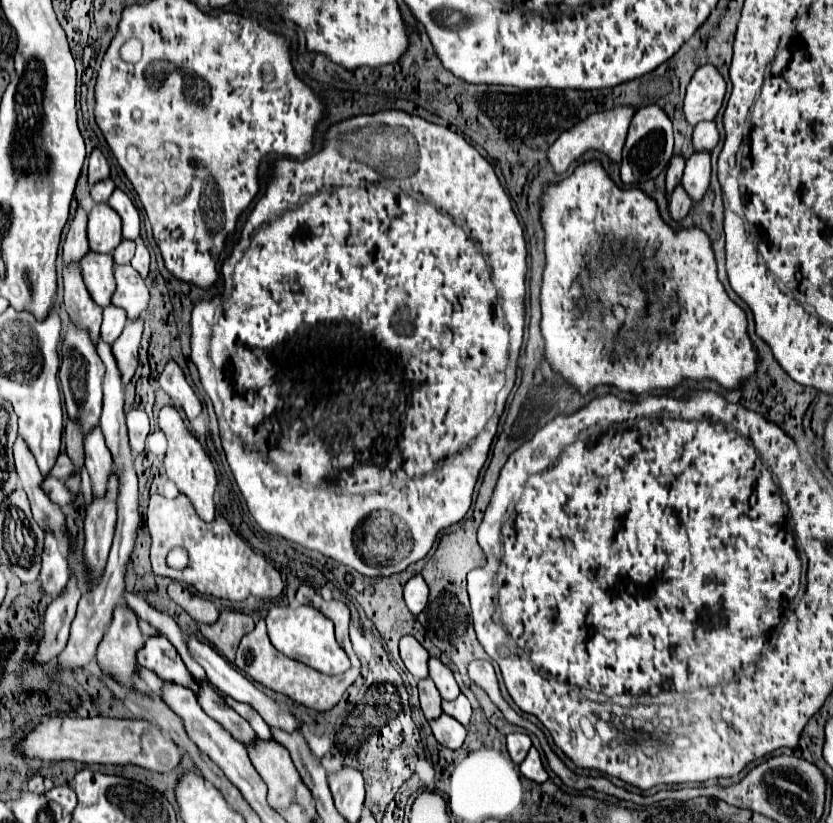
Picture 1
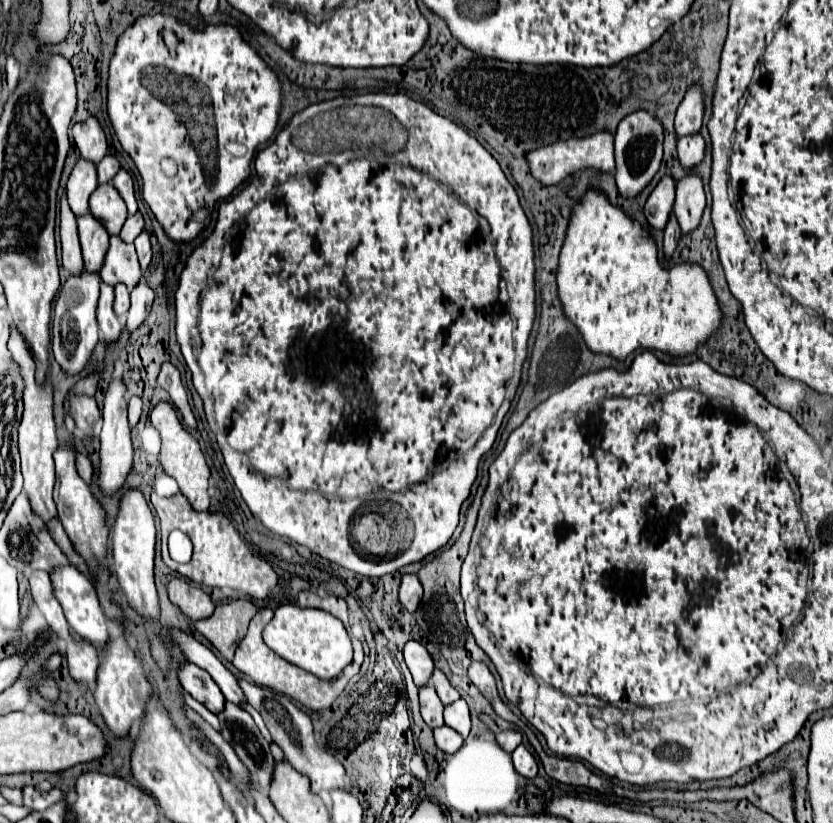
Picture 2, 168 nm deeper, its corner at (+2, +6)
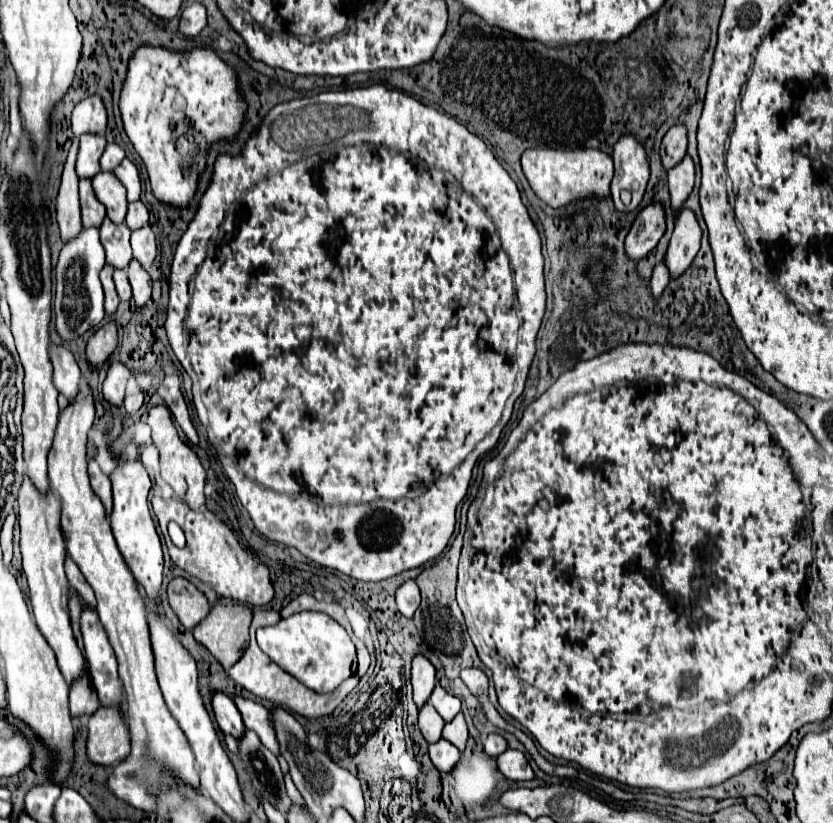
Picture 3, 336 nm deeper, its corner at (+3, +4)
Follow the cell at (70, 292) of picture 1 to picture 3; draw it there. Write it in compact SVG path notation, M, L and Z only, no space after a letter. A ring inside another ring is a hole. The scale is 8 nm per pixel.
M73 138L73 144L69 148L69 156L63 170L63 180L57 196L57 222L61 226L61 238L69 240L81 230L81 206L79 206L79 192L77 182L79 176L75 172L75 160L77 160L77 142L79 138Z

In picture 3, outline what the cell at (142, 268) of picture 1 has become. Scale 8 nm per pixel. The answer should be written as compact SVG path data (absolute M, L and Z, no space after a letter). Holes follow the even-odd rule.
M145 226L141 230L135 230L131 234L131 246L133 246L133 256L141 262L141 266L147 270L157 254L157 244L155 244L155 234L151 226Z

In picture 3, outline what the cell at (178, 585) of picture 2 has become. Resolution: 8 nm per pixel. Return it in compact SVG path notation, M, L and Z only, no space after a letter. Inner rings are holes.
M173 578L169 582L167 598L173 612L187 630L193 630L209 614L207 598L185 578Z

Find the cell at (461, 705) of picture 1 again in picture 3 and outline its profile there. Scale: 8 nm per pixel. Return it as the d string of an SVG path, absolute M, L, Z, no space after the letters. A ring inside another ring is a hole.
M461 712L455 716L453 722L445 724L443 738L447 742L451 742L455 748L459 748L459 752L465 750L465 744L467 744L467 724L465 724L465 718L463 718Z

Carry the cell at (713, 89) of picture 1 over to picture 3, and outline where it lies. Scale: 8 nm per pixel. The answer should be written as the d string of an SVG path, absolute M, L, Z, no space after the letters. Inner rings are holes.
M673 126L663 142L661 142L661 162L665 170L671 170L673 166L677 166L687 152L687 130L685 126Z

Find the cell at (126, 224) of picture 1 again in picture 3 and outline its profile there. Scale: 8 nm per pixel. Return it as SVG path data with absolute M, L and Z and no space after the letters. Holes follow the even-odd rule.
M125 158L113 172L117 174L117 178L127 188L127 200L129 202L139 200L139 196L141 196L141 180L139 180L139 172L137 172L135 164L129 158Z

